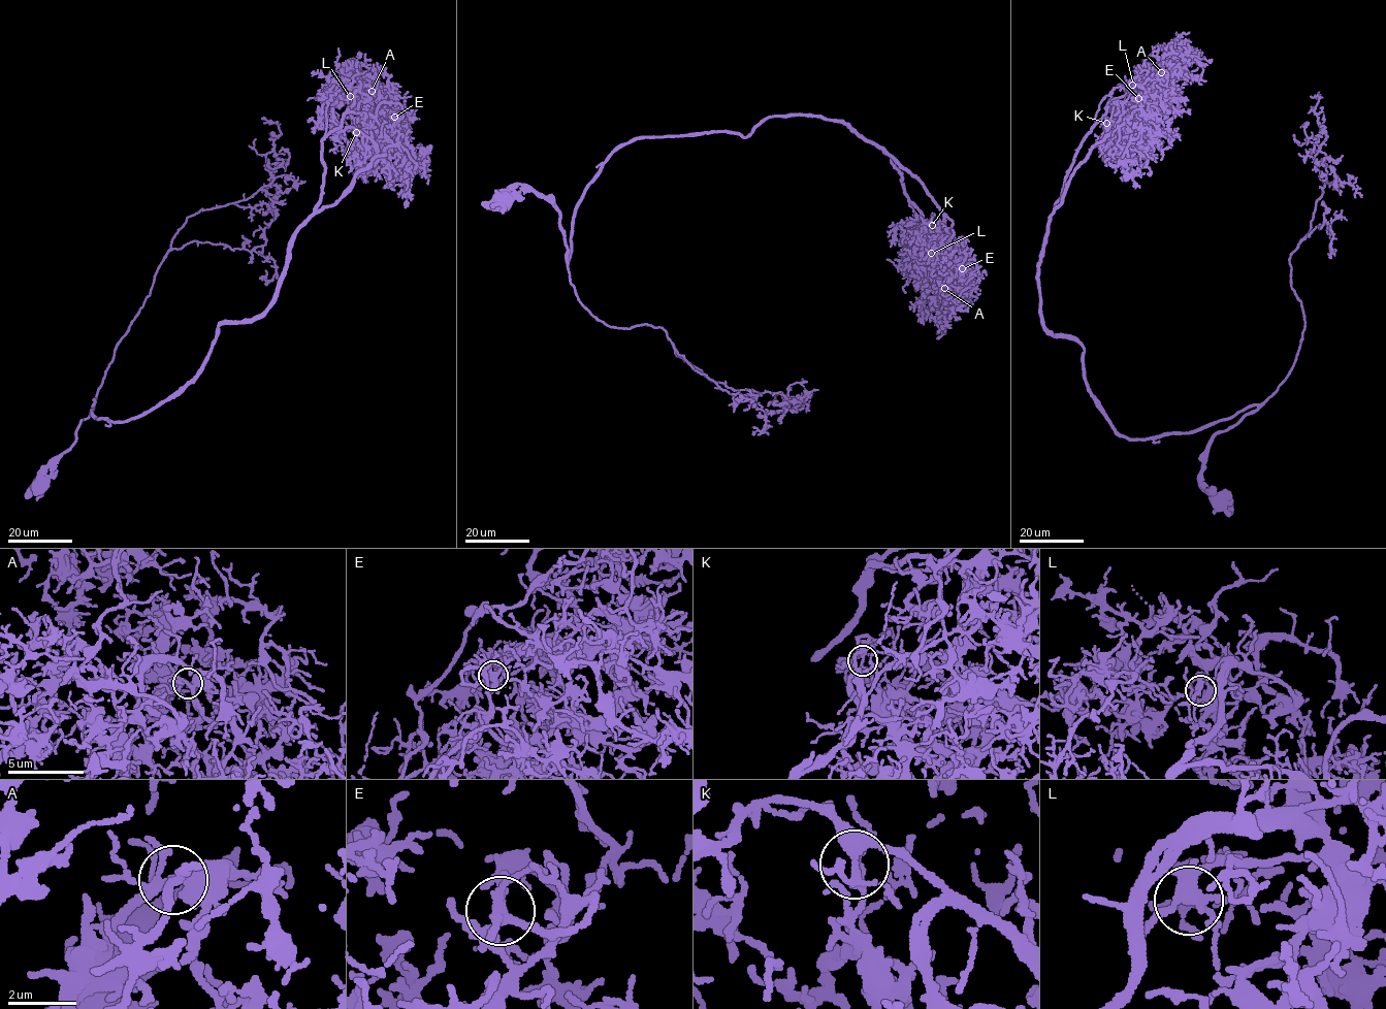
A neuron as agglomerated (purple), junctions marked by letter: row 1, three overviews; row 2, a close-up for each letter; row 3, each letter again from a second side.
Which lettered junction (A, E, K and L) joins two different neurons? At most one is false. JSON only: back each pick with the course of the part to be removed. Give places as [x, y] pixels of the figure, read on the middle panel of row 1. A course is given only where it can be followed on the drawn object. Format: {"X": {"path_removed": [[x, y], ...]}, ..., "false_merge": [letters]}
{"false_merge": []}

